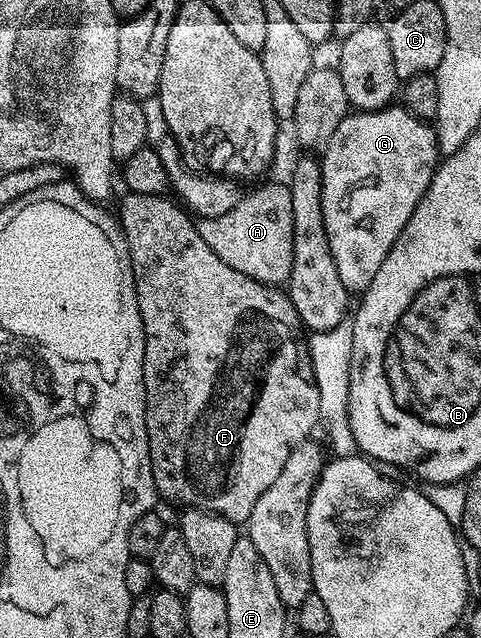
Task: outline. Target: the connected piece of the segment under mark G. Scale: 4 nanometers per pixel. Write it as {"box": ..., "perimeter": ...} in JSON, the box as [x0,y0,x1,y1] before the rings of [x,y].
{"box":[321,106,441,294],"perimeter":[[[388,106],[376,112],[355,110],[346,116],[341,126],[337,126],[333,138],[329,138],[327,147],[321,152],[321,163],[321,210],[329,250],[333,254],[333,262],[337,262],[337,274],[341,274],[341,282],[345,282],[348,293],[362,294],[373,278],[377,278],[377,270],[381,270],[381,262],[385,262],[385,254],[393,250],[393,242],[397,242],[405,222],[409,222],[417,202],[421,202],[435,169],[441,163],[435,129],[428,121],[414,116],[402,106]]]}

